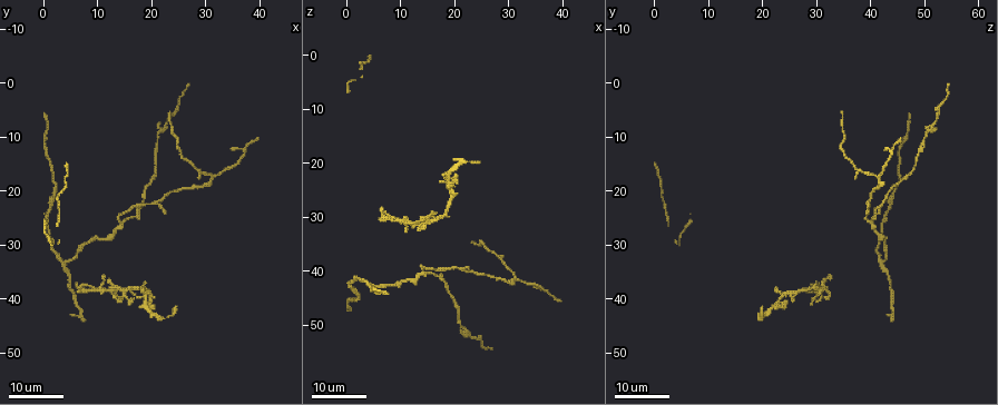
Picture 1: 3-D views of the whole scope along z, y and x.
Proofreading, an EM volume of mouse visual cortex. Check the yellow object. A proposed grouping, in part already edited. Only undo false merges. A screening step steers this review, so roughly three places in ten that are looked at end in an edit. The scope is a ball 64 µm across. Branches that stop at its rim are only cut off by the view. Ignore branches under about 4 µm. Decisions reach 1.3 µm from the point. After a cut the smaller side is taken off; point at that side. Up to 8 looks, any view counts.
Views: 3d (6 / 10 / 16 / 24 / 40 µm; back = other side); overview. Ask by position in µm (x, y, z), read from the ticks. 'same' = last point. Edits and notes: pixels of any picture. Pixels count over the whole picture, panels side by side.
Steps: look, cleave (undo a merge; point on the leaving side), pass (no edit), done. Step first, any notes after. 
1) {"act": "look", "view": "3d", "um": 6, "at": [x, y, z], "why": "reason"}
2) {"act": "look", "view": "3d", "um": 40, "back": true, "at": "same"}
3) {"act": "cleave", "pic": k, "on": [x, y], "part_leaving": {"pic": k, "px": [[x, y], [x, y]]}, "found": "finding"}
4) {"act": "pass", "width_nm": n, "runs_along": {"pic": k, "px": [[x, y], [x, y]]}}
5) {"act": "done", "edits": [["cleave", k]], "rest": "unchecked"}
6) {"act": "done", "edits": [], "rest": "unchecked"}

{"act": "look", "view": "3d", "um": 24, "at": [11.0, 29.0, 41.5]}

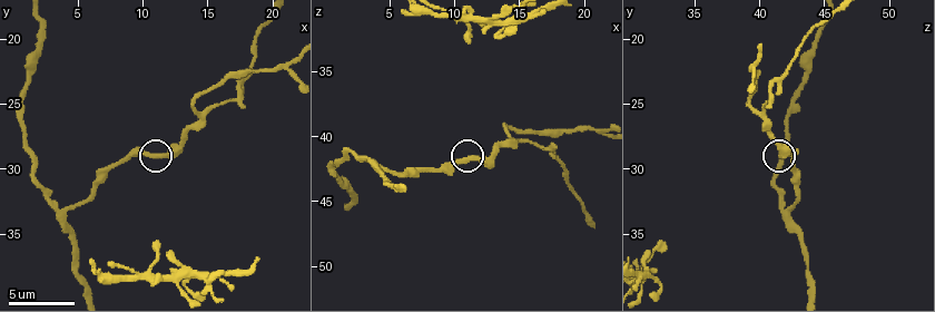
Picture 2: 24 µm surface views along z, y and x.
{"act": "look", "view": "3d", "um": 6, "at": [11.2, 28.8, 41.8], "why": "zoom in"}

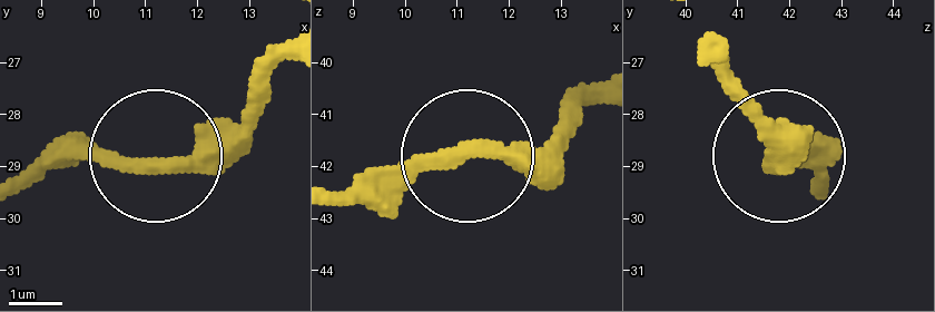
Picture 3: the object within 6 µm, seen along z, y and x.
{"act": "pass", "found": "all the same neuron"}

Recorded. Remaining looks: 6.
{"act": "look", "view": "3d", "um": 6, "at": [14.6, 25.8, 40.4]}

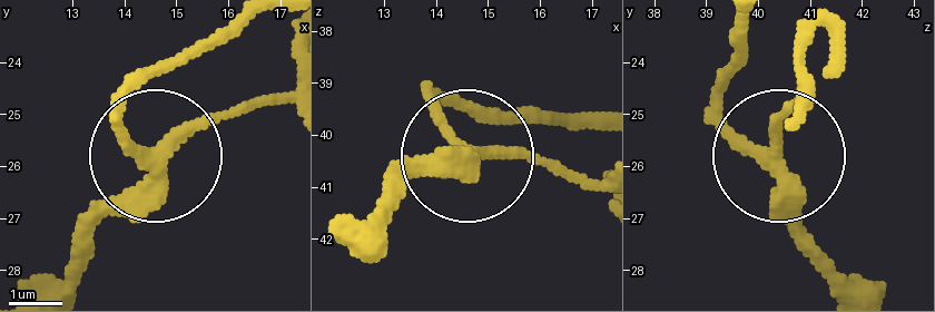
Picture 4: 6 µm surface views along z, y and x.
{"act": "look", "view": "3d", "um": 6, "back": true, "at": [14.55, 25.80, 40.30]}

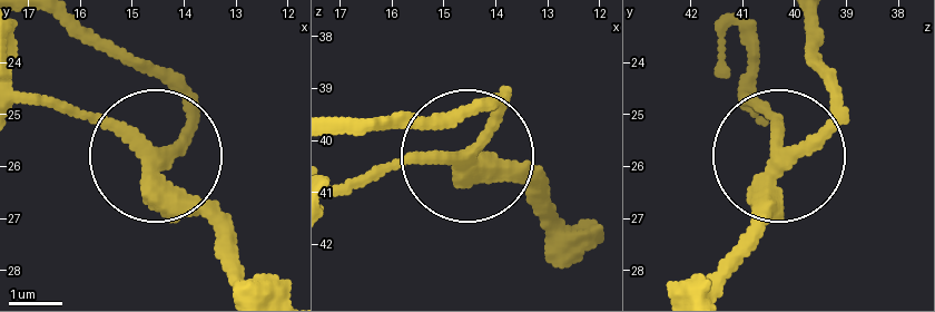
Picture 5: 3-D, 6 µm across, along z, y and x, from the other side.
{"act": "pass", "found": "all the same neuron"}

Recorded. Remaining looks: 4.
{"act": "look", "view": "3d", "um": 16, "at": [21.5, 9.5, 50.5]}

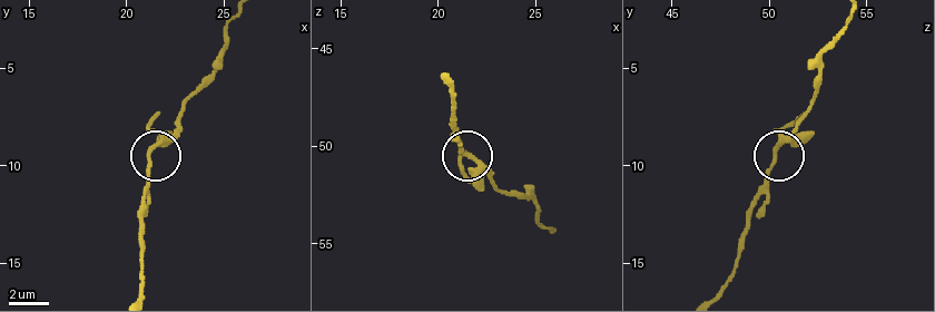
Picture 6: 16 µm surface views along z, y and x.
{"act": "look", "view": "3d", "um": 10, "at": [21.3, 9.2, 50.3]}

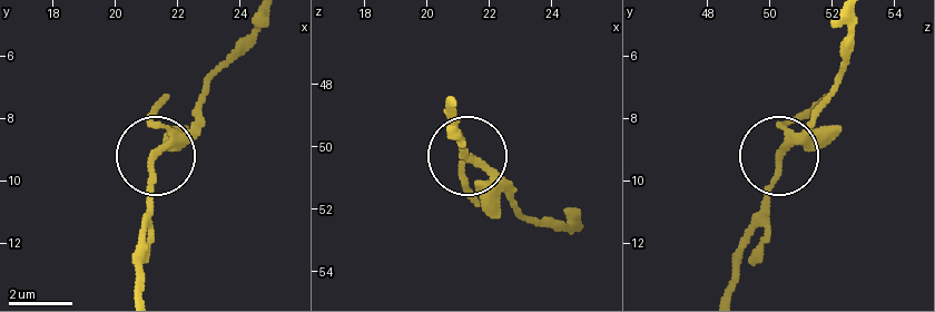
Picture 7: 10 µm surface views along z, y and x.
{"act": "pass", "width_nm": 160, "runs_along": {"pic": 7, "px": [[453, 101], [461, 152], [514, 205]]}, "found": "continuous, no second neuron"}

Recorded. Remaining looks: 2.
{"act": "look", "view": "3d", "um": 24, "at": [31.5, 17.5, 41.5], "why": "thin arm on a thick one"}

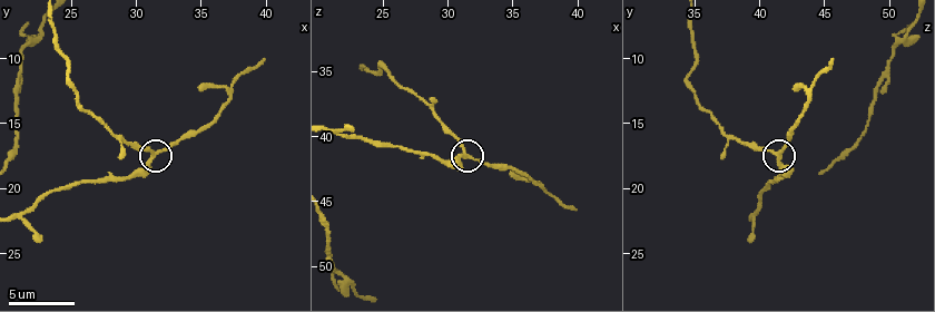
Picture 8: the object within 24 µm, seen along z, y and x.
{"act": "look", "view": "3d", "um": 10, "at": [31.2, 17.4, 41.4]}

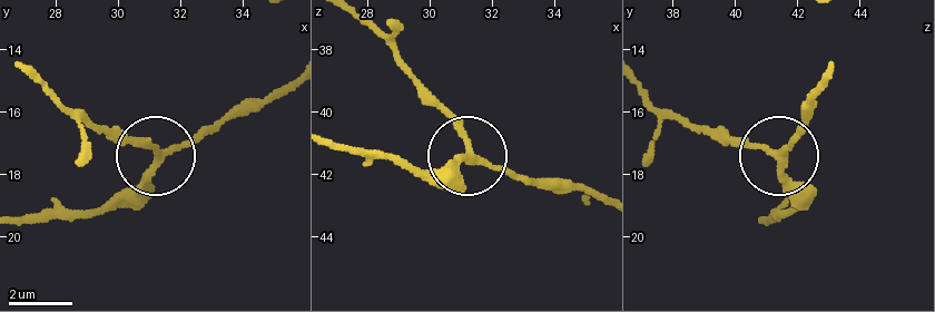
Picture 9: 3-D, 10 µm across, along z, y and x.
{"act": "pass", "arms": 3, "found": "continuous, no second neuron"}

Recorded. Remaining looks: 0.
{"act": "done", "edits": [], "rest": "unchecked"}

